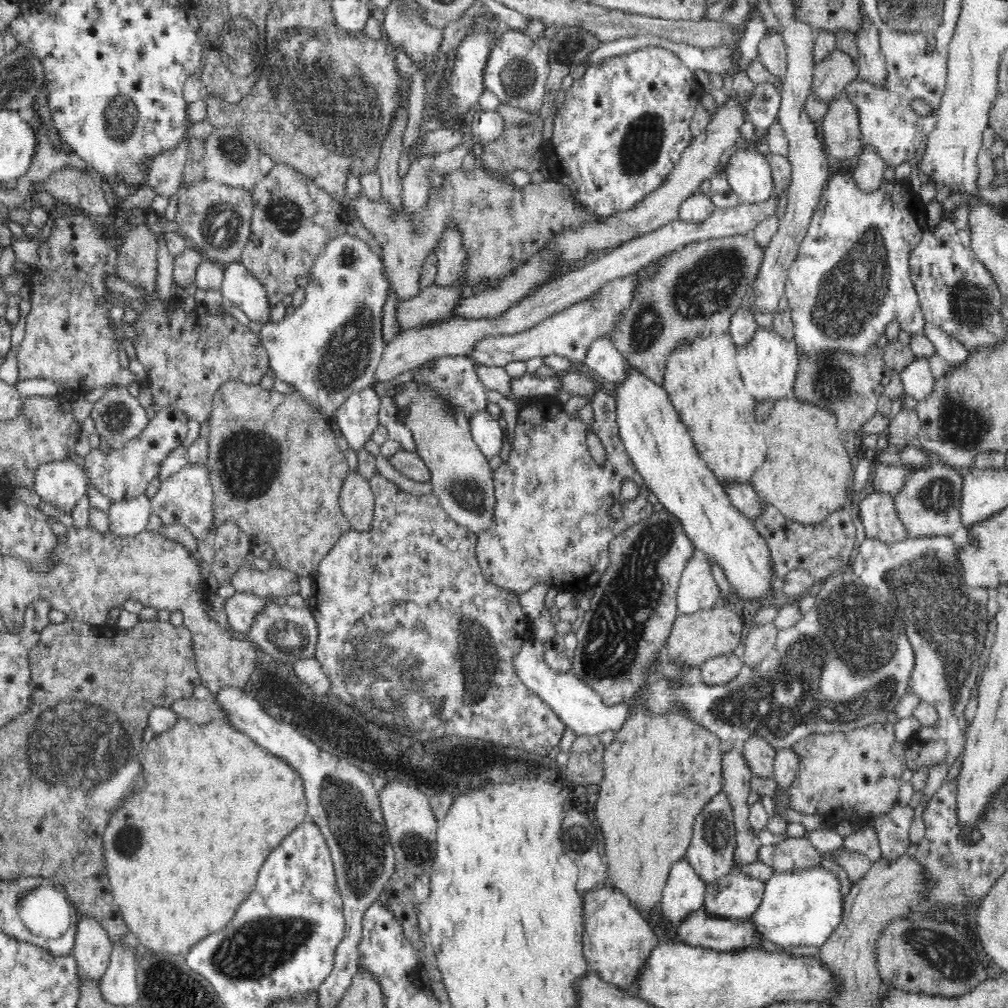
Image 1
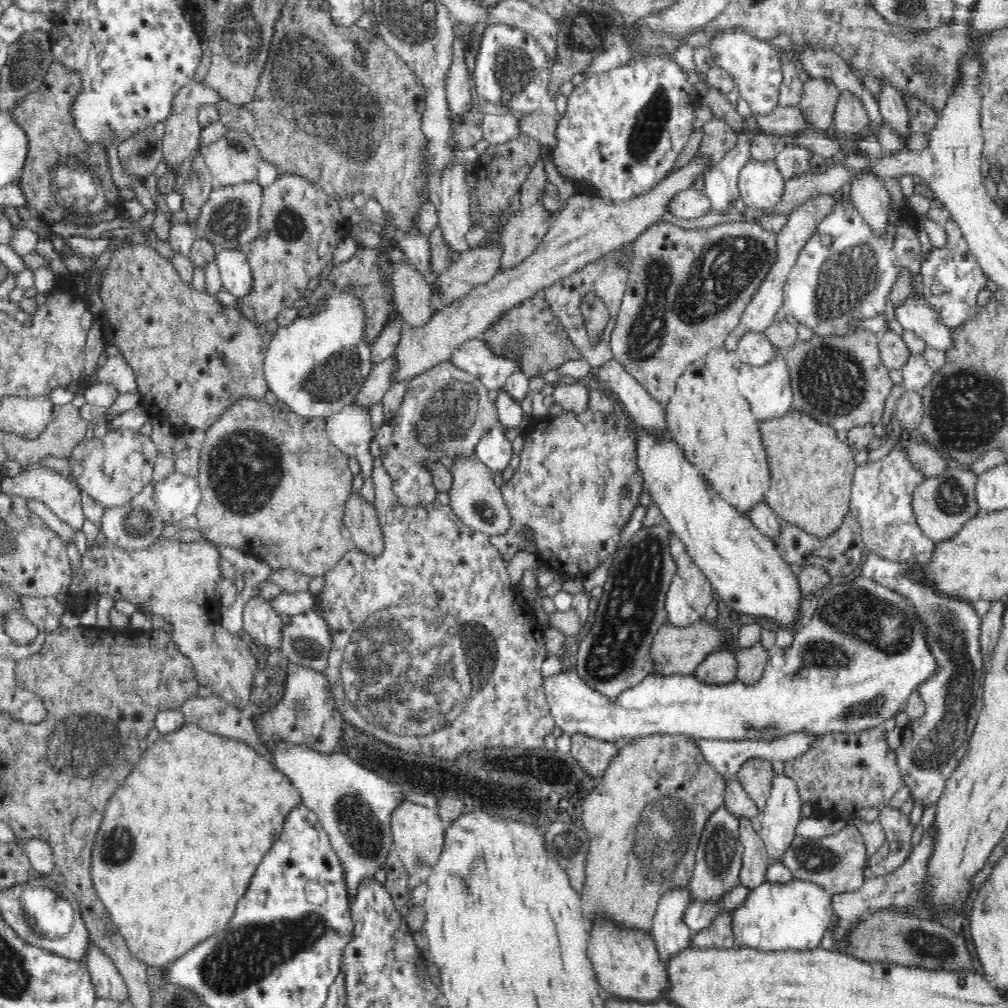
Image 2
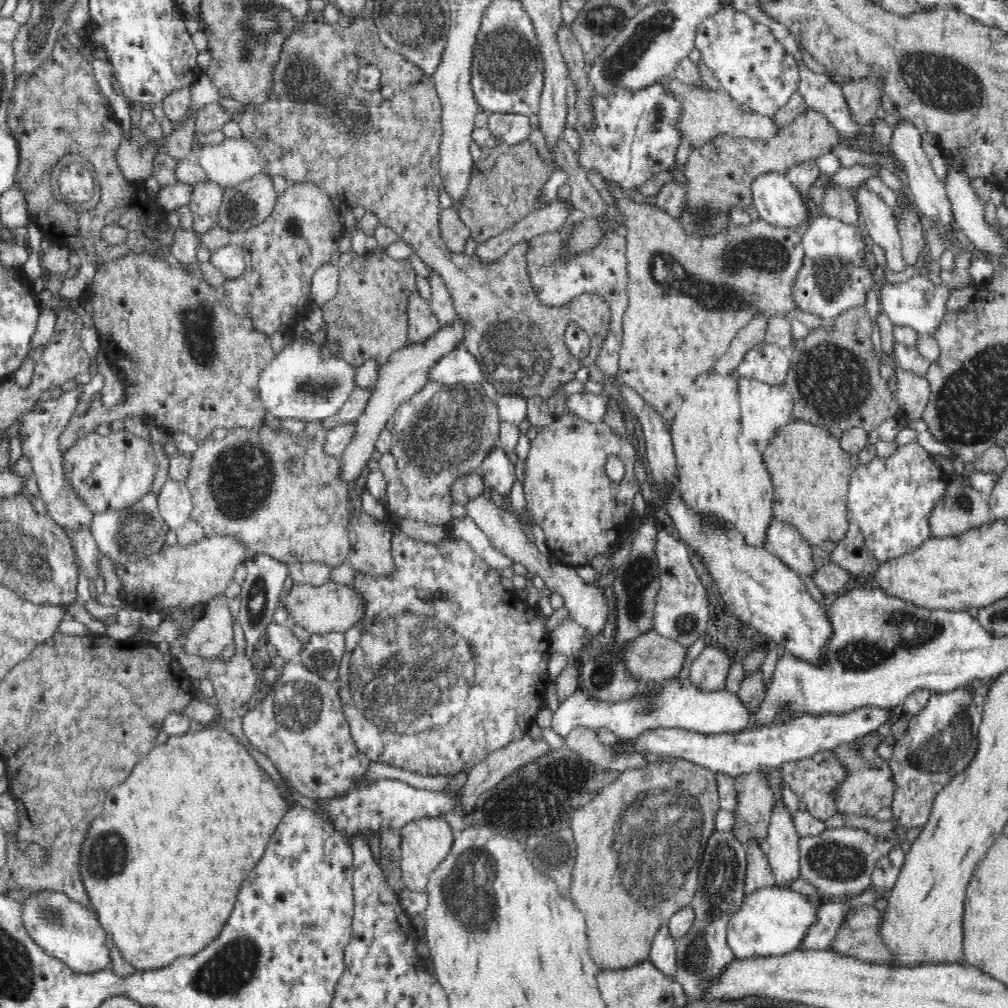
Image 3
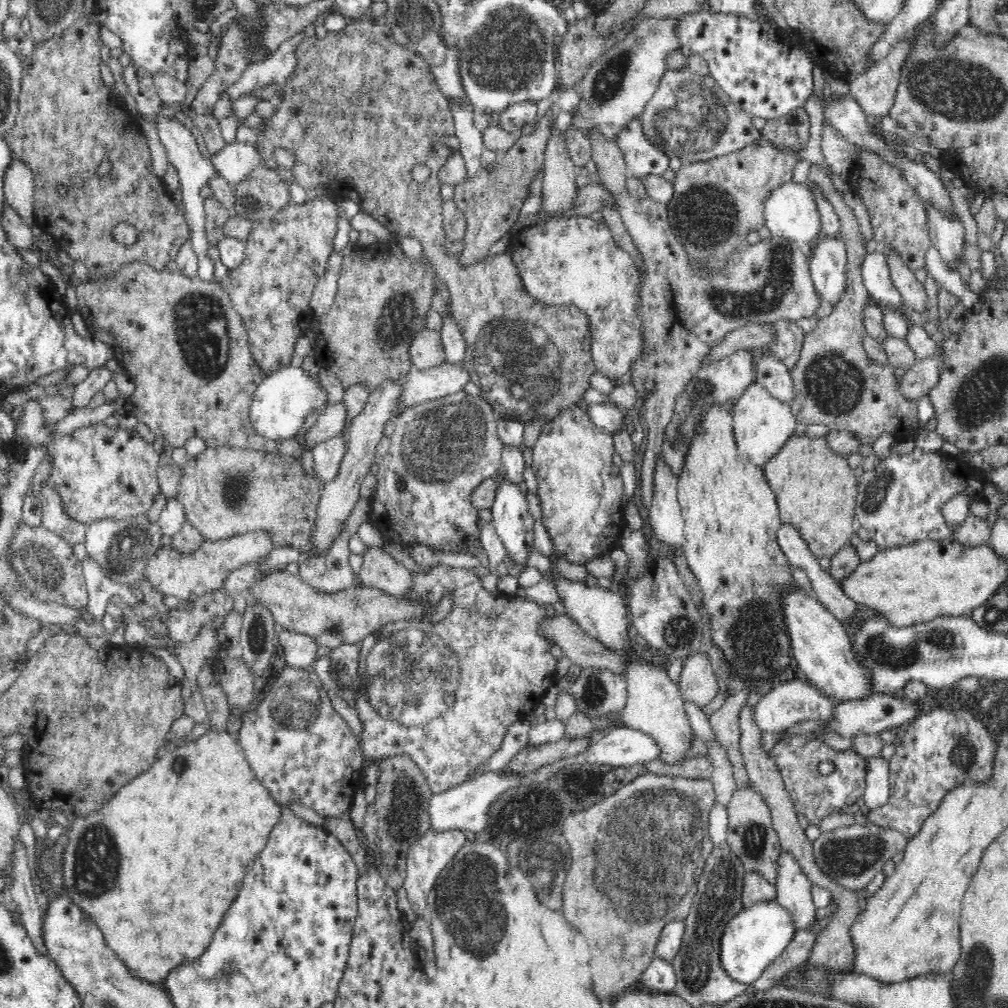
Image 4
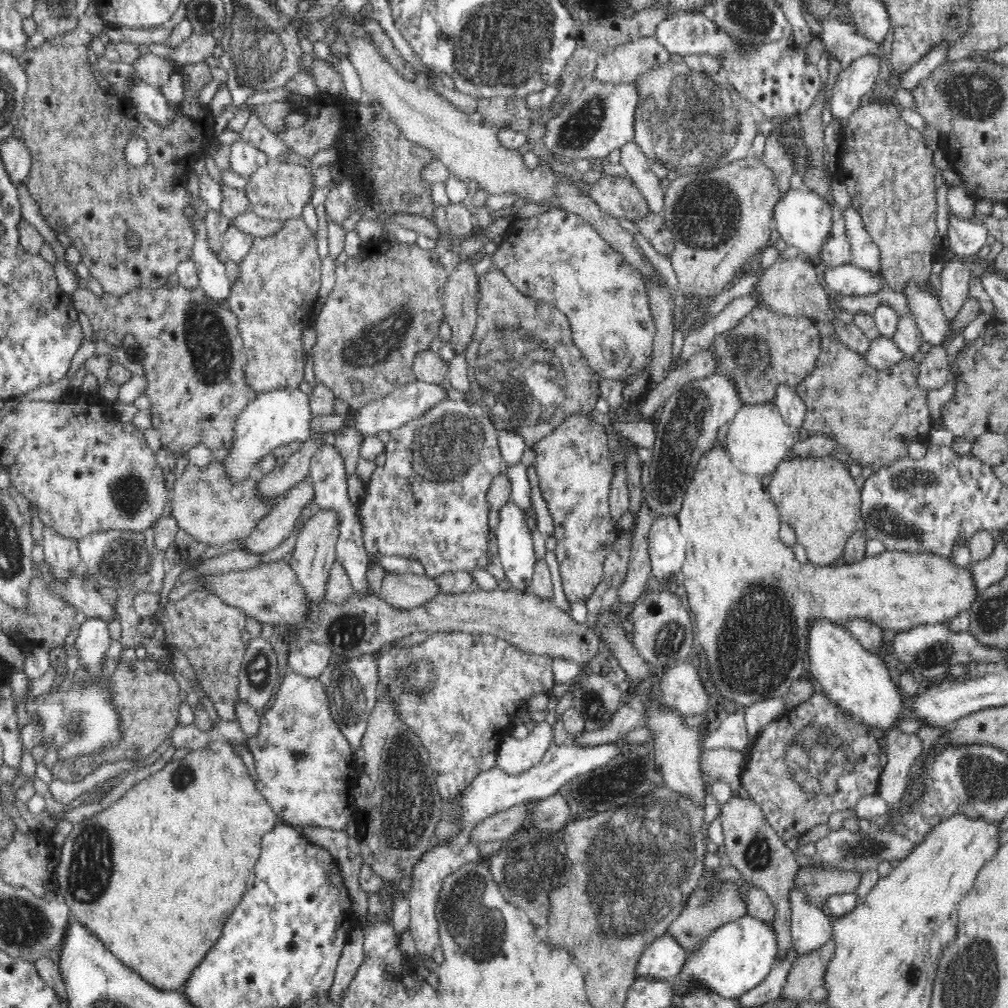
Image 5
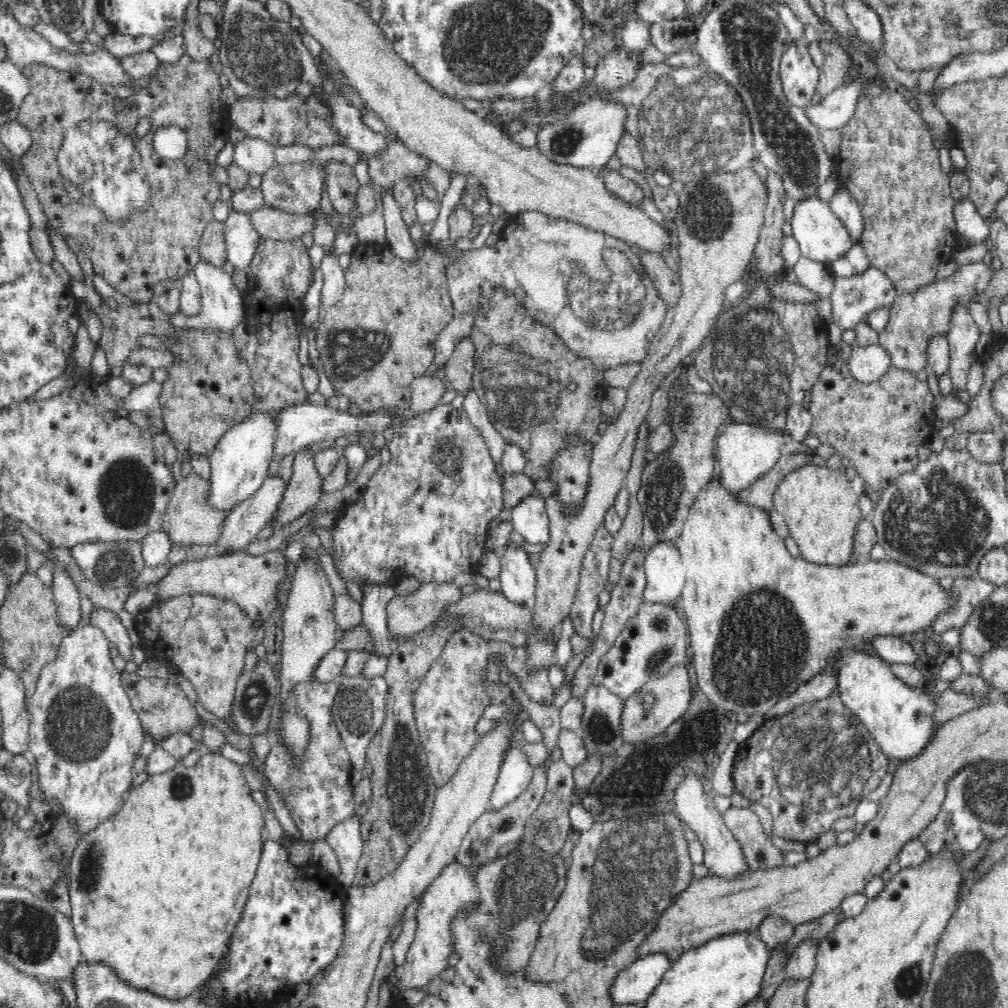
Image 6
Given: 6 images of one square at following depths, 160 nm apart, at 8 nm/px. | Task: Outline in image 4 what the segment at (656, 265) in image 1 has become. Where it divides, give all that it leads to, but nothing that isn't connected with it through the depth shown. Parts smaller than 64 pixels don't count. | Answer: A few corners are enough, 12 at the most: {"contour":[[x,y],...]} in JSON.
{"contour":[[446,359],[404,381],[406,407],[468,390],[482,396],[466,362]]}

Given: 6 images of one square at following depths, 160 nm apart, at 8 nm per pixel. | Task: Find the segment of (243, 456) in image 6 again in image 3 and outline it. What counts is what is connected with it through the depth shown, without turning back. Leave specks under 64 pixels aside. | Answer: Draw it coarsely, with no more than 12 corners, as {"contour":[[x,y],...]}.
{"contour":[[292,338],[261,372],[266,413],[331,418],[359,368]]}

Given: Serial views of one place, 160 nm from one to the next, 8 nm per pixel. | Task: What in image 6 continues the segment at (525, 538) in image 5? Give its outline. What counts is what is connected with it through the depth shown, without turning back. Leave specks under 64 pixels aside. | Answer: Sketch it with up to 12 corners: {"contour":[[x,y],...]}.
{"contour":[[511,540],[501,557],[501,591],[510,601],[533,601],[536,567]]}

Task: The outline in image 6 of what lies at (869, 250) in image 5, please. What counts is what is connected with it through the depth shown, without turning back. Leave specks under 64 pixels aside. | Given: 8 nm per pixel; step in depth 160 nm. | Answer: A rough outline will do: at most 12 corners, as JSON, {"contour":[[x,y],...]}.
{"contour":[[840,186],[832,212],[851,242],[861,244],[865,222],[860,205]]}

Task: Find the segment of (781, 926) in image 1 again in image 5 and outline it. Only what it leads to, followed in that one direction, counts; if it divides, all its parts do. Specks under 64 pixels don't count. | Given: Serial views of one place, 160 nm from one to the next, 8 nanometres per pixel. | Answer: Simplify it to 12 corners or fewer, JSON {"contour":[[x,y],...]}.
{"contour":[[773,921],[721,924],[673,980],[724,997],[760,984],[779,957]]}

